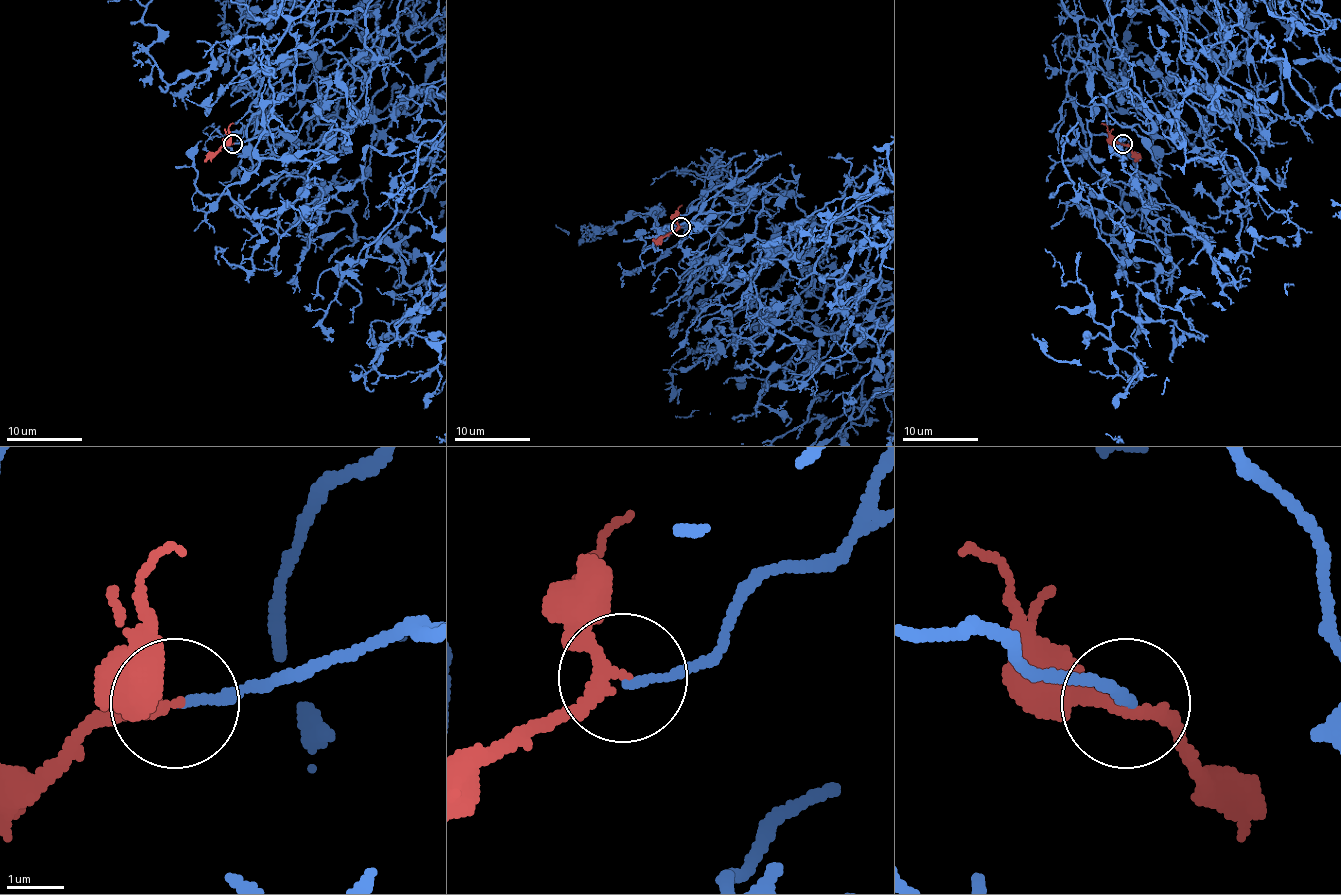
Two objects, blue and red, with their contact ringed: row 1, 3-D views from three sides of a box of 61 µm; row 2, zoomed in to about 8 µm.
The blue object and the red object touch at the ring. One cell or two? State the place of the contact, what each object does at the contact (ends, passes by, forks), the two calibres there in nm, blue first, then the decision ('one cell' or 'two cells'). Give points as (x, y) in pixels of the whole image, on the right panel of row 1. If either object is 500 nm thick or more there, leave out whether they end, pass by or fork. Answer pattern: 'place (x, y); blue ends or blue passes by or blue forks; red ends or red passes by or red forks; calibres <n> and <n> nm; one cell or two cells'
place (1122, 143); blue ends; red passes by; calibres 120 and 200 nm; one cell

